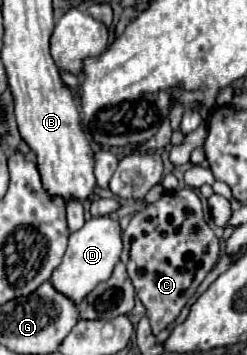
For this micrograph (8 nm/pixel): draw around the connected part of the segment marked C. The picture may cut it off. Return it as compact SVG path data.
M190 187L166 191L160 201L138 211L122 233L122 243L122 263L148 311L154 335L176 321L220 257L218 237L204 221L200 197Z

